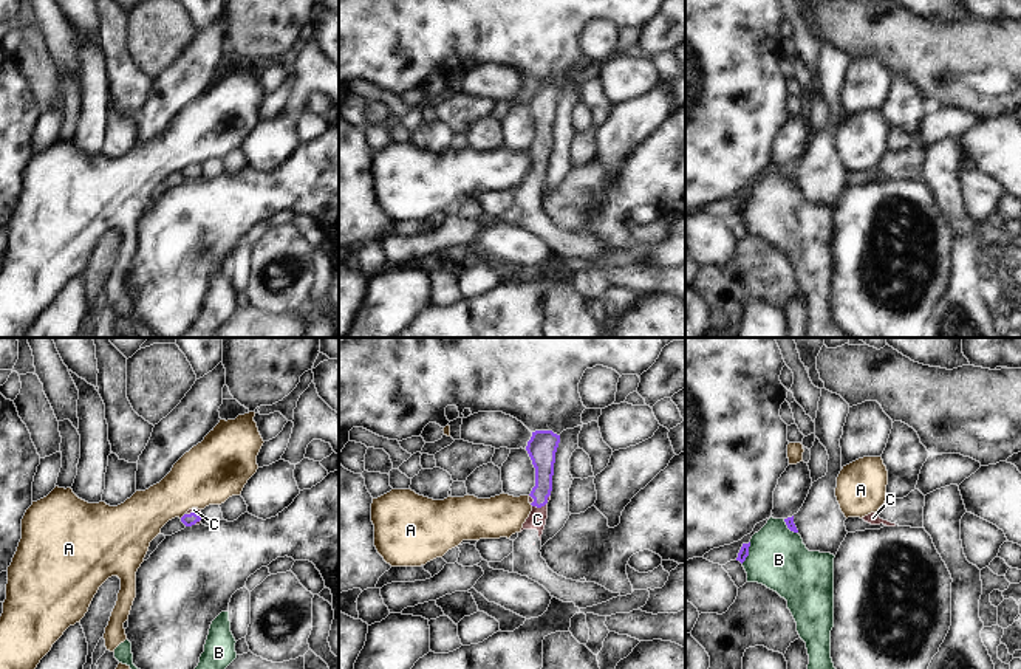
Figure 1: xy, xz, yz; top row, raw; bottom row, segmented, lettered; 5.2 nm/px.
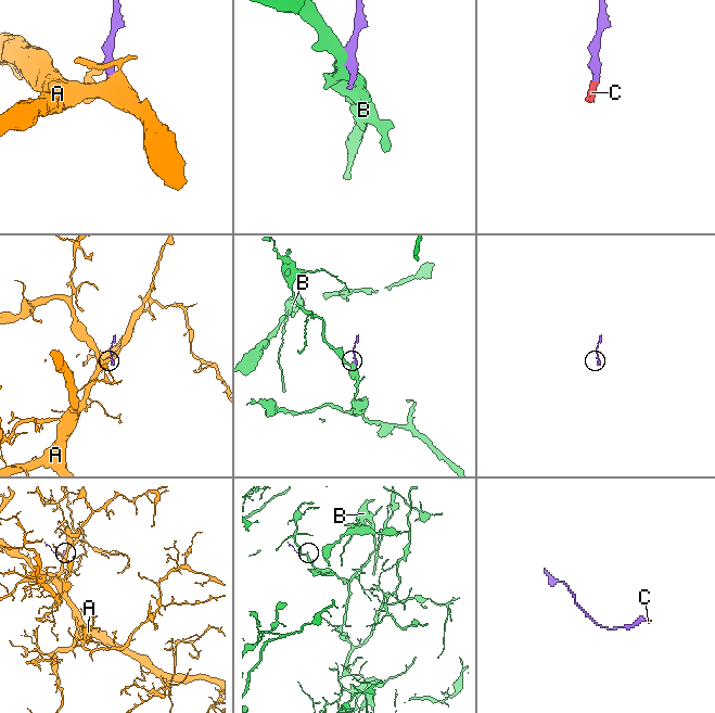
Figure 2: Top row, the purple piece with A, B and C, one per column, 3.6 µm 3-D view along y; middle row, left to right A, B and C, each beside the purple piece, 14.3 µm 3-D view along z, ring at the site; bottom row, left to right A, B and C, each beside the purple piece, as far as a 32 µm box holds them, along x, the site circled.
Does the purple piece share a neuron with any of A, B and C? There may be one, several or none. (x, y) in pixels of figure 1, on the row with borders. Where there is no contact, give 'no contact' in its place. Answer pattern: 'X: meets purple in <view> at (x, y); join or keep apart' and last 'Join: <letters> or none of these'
A: meets purple in xy at (183, 516); keep apart
B: meets purple in yz at (747, 553); keep apart
C: meets purple in xz at (543, 505); join
Join: C

